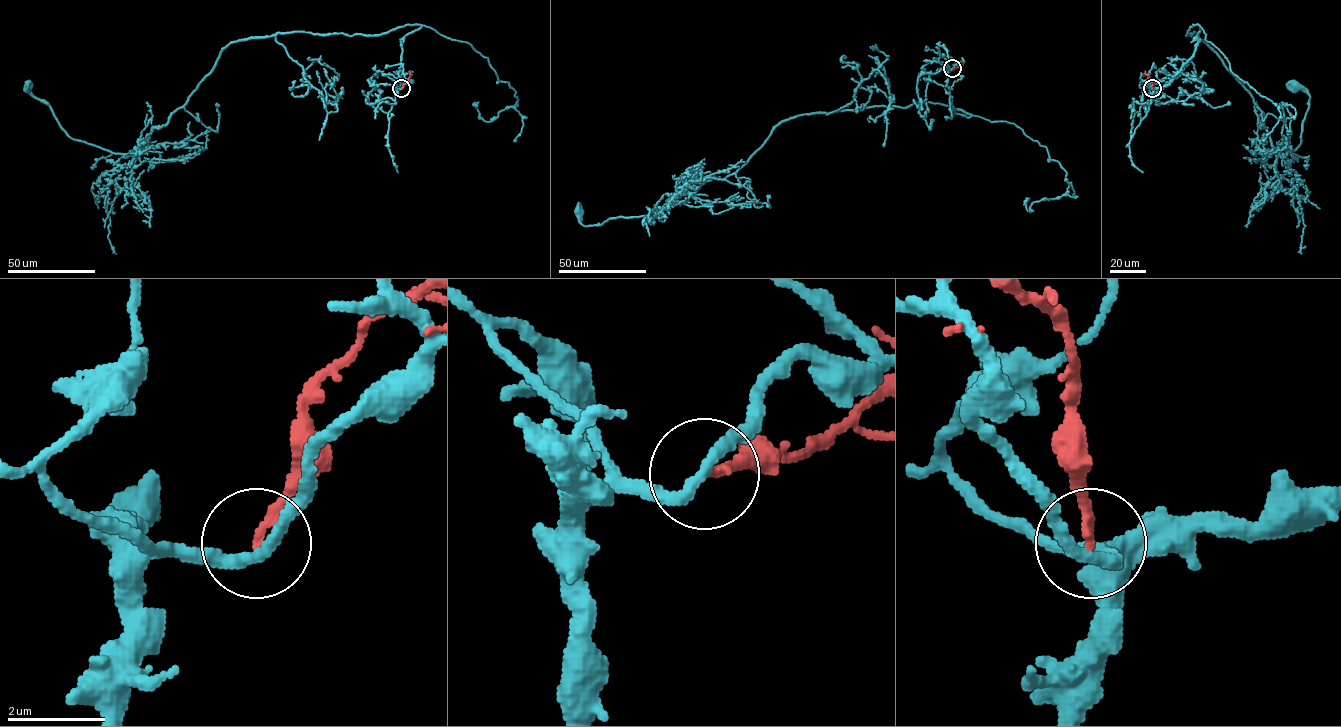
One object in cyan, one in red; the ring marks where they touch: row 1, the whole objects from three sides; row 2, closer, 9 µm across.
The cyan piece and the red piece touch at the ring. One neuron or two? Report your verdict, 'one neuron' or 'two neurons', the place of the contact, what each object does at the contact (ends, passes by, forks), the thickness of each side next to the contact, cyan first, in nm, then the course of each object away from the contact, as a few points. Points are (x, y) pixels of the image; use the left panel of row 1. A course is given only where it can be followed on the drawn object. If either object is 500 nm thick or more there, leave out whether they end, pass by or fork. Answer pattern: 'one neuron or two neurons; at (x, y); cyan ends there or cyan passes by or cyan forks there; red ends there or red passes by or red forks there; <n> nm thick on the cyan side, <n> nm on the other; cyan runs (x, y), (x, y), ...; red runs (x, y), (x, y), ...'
two neurons; at (401, 88); cyan passes by; red ends there; 240 nm thick on the cyan side, 200 nm on the other; cyan runs (401, 89), (401, 43), (420, 24), (378, 35), (291, 32), (239, 40), (132, 155), (71, 139), (28, 86); red runs (401, 88), (410, 75), (409, 71)

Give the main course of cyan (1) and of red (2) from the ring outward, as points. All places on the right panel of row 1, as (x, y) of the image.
1: (1153, 89), (1192, 56), (1198, 24), (1186, 35), (1253, 97), (1278, 155), (1300, 144), (1310, 95), (1294, 86)
2: (1153, 88), (1145, 71)

